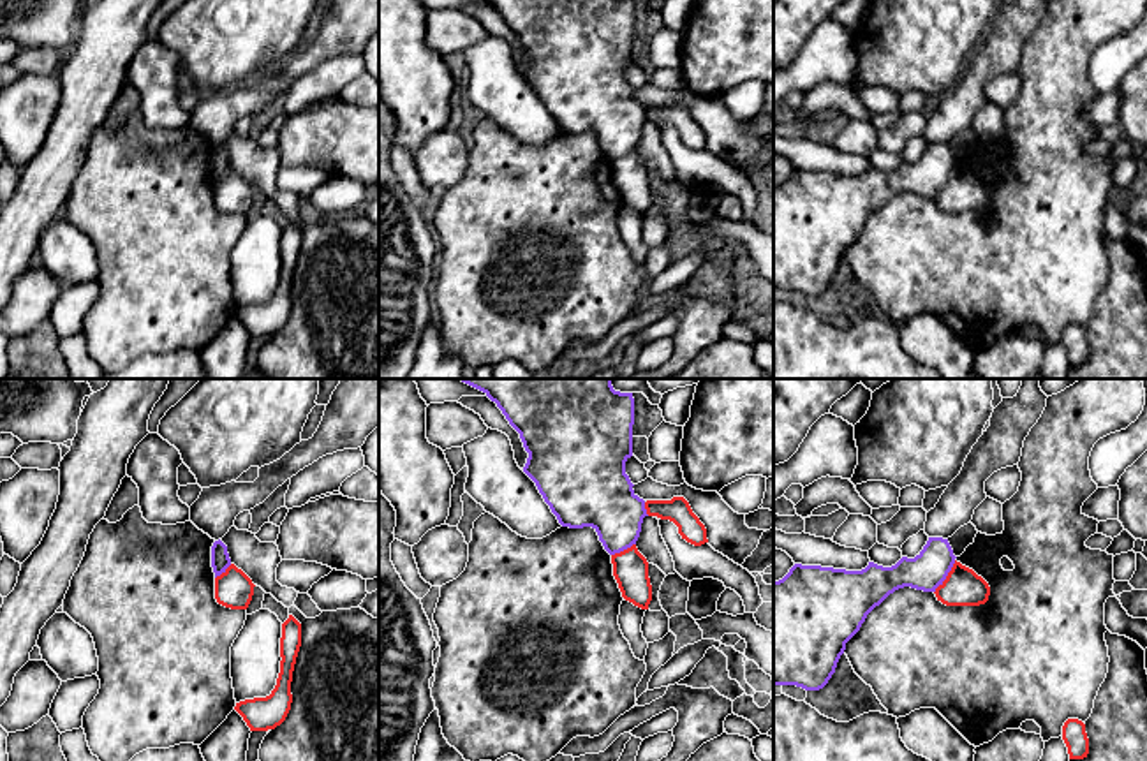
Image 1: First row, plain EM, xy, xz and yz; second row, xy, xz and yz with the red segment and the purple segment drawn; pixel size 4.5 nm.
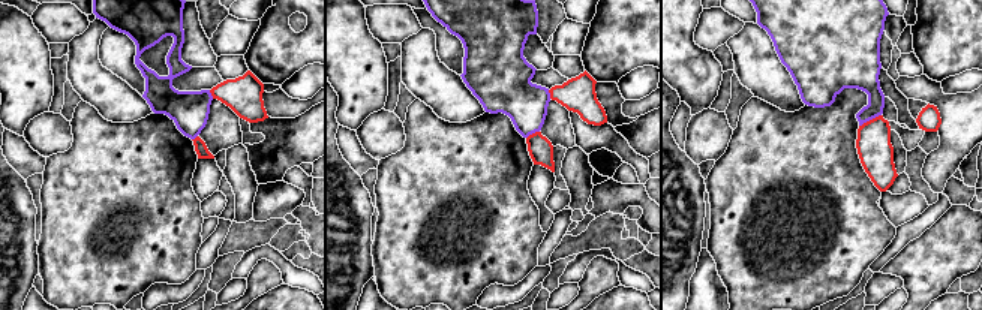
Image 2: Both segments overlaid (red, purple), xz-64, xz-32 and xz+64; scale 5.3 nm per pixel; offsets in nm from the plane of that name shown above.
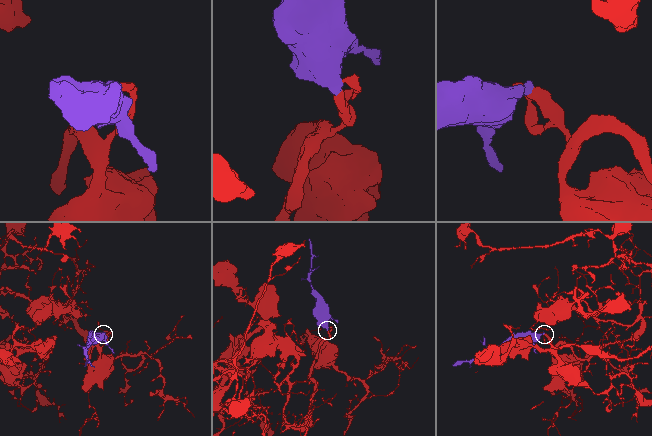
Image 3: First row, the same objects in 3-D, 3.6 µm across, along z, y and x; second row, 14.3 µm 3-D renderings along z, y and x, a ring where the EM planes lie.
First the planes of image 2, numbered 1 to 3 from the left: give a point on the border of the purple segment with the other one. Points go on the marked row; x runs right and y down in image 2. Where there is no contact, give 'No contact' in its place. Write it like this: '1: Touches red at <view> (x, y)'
1: Touches red at xz-64 (212, 95)
2: Touches red at xz-32 (532, 134)
3: Touches red at xz+64 (870, 120)

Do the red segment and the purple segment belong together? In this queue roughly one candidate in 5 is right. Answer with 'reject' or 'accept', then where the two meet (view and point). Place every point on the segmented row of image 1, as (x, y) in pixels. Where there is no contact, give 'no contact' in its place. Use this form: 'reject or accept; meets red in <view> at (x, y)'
reject; meets red in yz at (947, 576)

